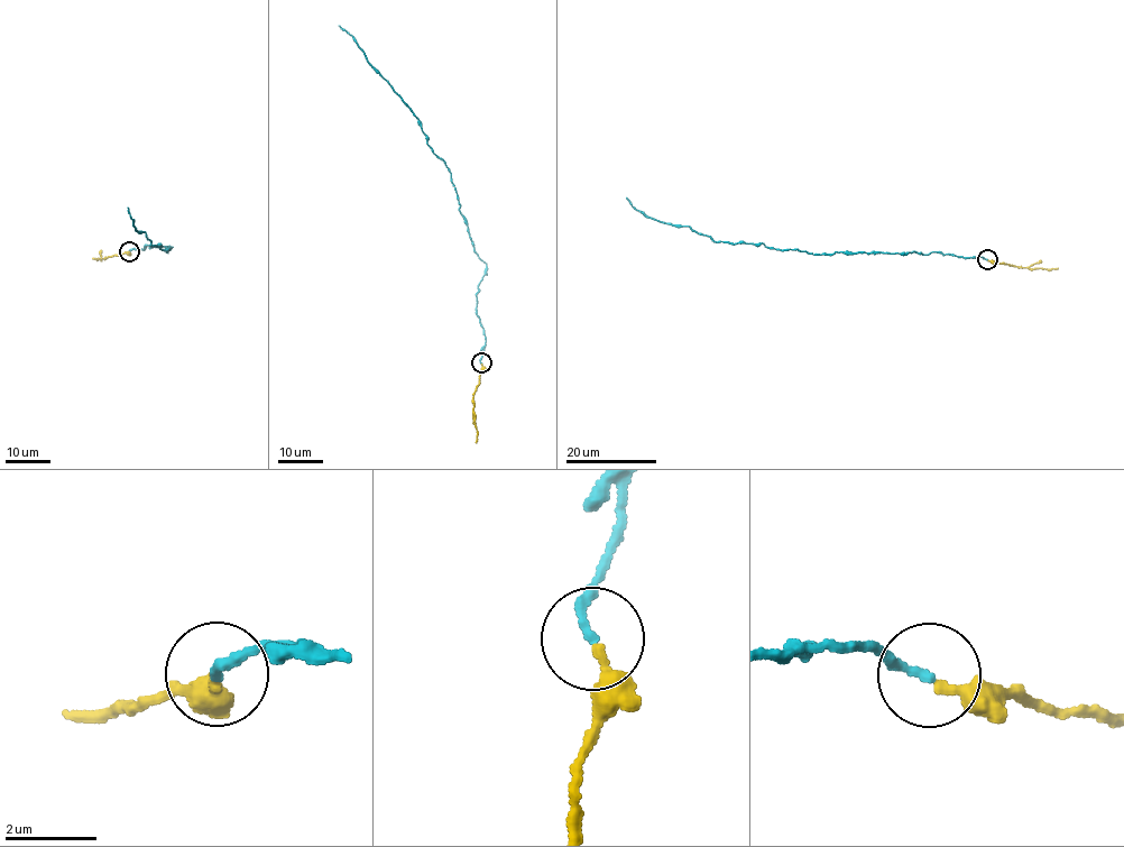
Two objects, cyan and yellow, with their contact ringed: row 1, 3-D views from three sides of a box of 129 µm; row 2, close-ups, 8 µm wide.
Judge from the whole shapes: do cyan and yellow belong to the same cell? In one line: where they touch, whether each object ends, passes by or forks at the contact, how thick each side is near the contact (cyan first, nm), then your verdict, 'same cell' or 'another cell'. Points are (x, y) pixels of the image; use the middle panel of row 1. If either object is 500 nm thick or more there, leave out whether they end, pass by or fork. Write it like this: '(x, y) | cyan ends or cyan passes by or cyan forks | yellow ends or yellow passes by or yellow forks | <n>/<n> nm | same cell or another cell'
(481, 362) | cyan ends | yellow ends | 190/260 nm | same cell

